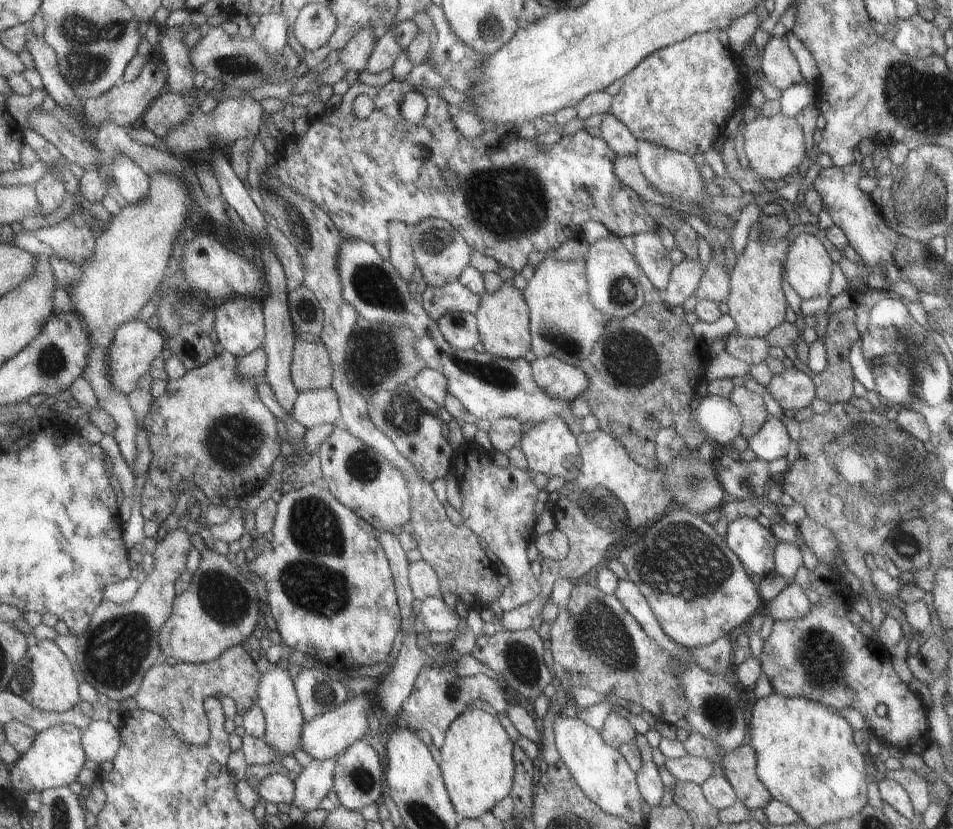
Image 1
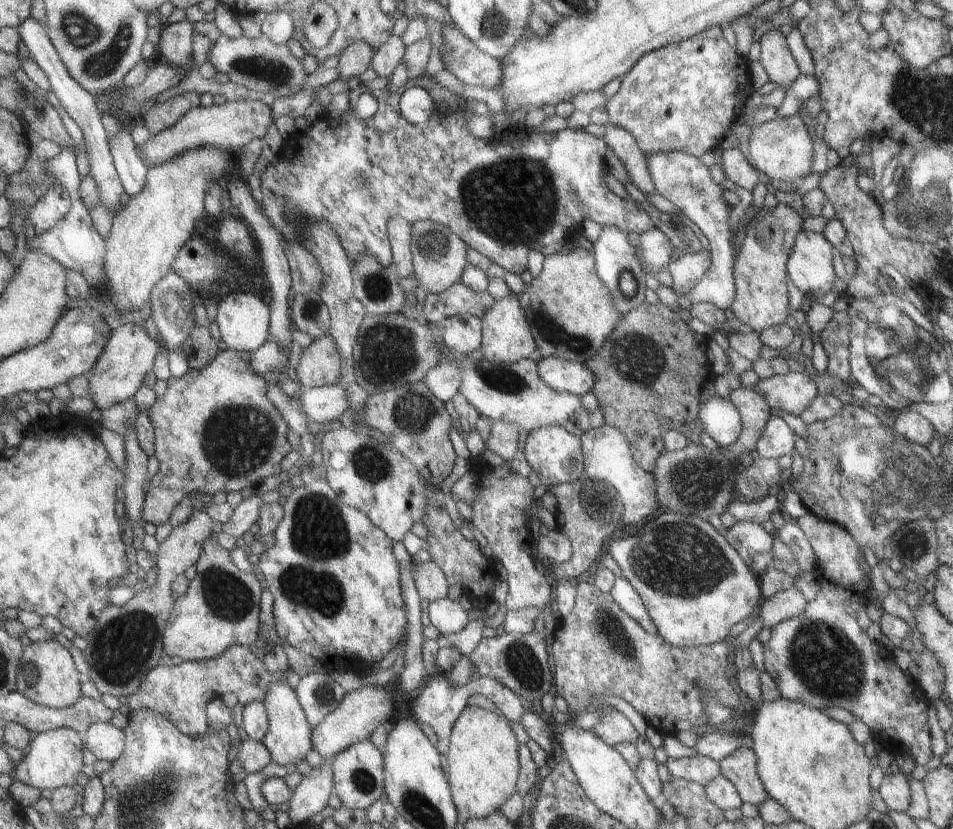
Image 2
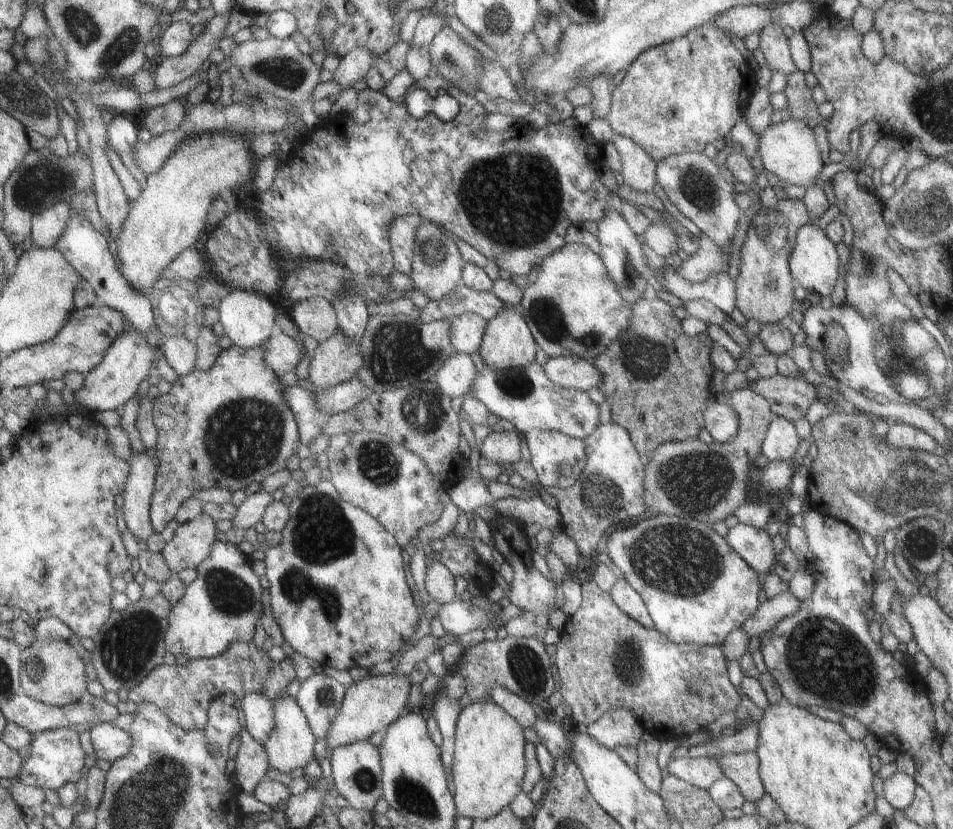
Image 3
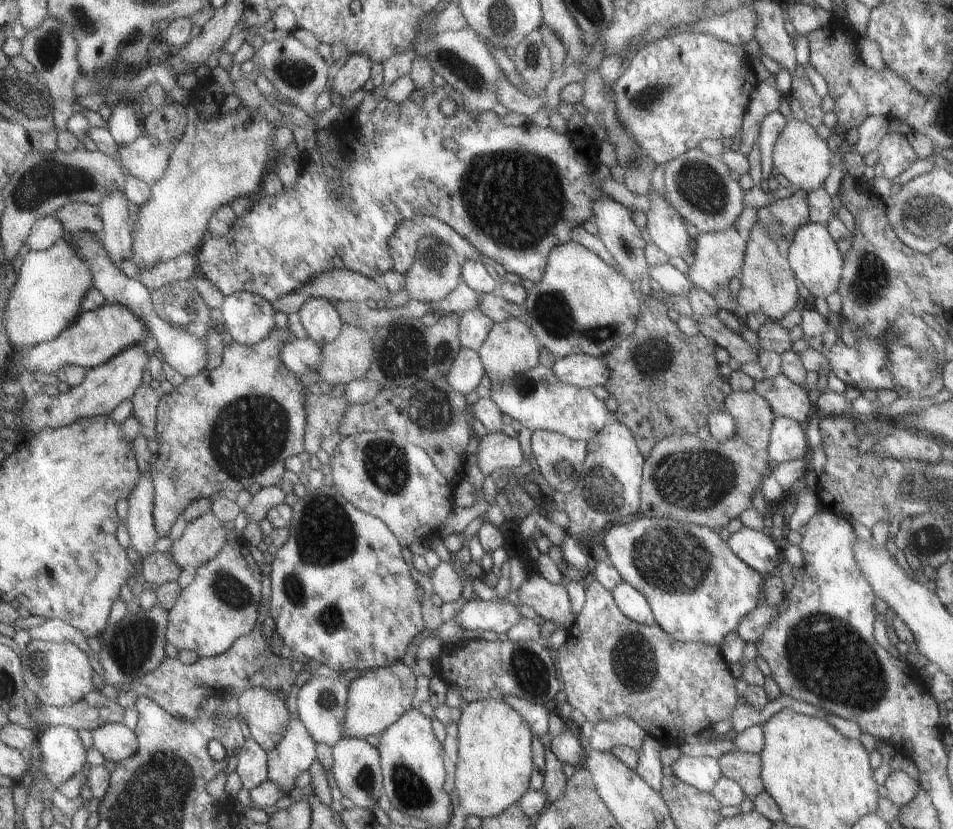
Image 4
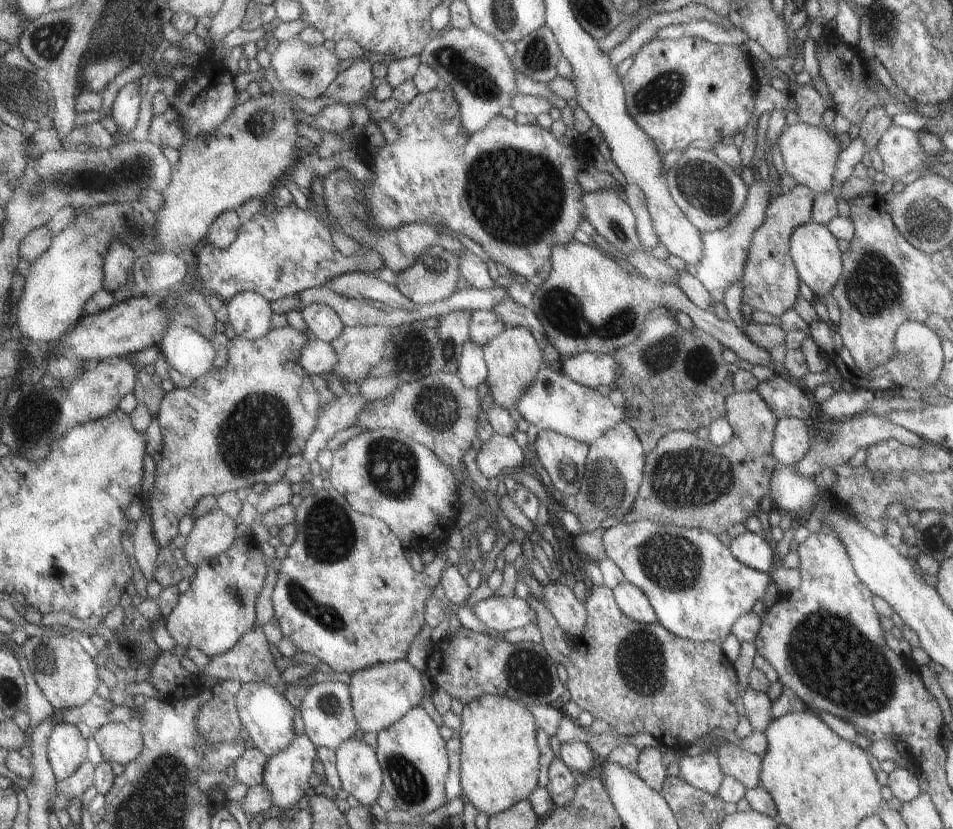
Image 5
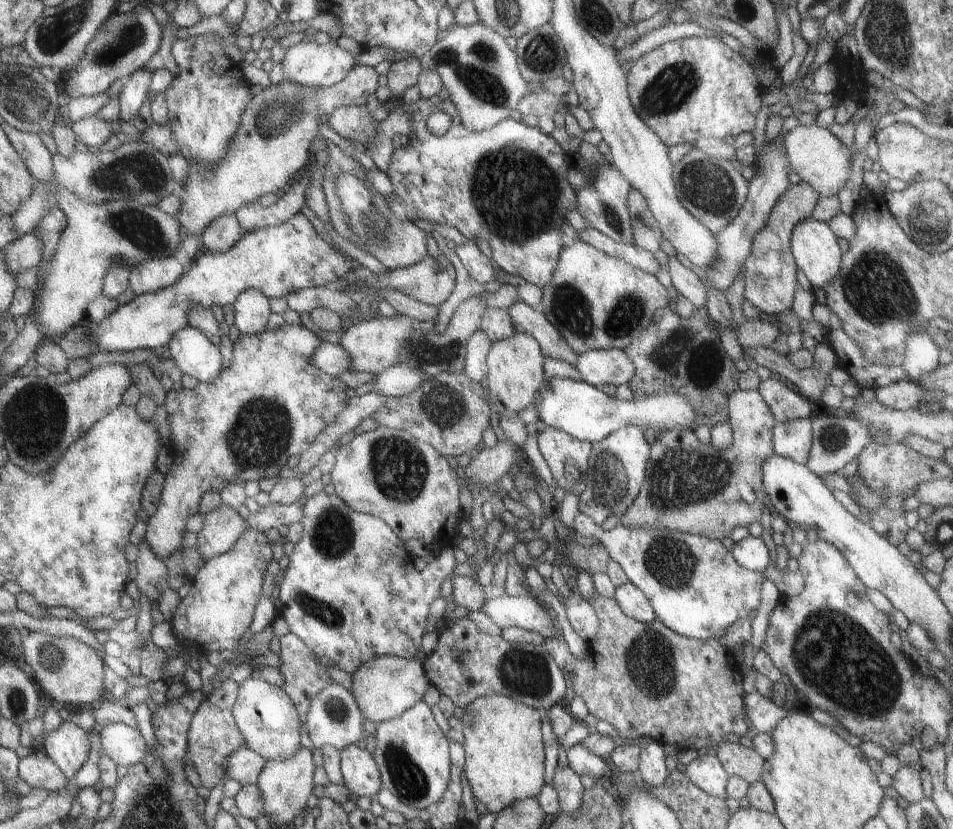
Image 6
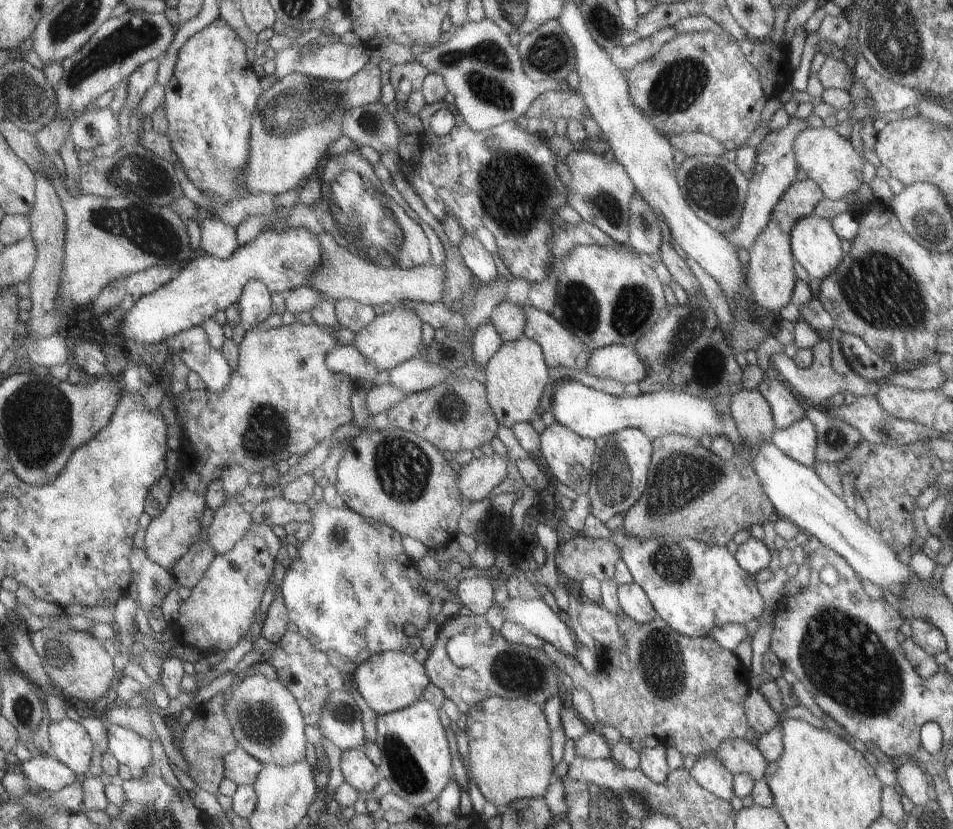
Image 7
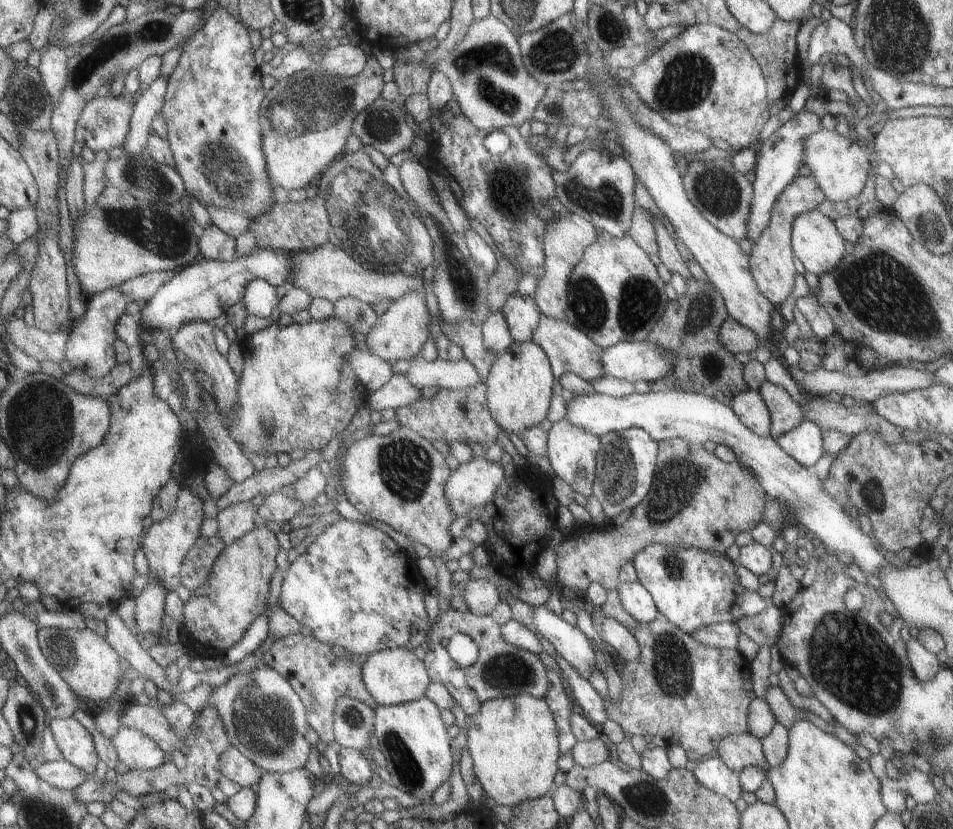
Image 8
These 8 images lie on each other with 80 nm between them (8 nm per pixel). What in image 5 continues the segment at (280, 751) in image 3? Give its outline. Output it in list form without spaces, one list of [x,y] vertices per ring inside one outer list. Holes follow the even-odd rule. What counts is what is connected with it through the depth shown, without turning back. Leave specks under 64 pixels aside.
[[[305,732],[296,736],[294,742],[285,751],[268,757],[263,784],[268,787],[273,804],[279,808],[280,812],[291,813],[294,809],[306,804],[307,790],[311,788],[309,780],[311,780],[311,776],[315,772],[313,770],[315,758],[318,758],[318,748],[311,742]]]

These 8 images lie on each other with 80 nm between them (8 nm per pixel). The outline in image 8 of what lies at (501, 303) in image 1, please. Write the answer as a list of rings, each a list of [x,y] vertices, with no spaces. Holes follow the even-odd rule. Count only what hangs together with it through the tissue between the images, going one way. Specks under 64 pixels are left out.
[[[513,341],[511,346],[498,354],[486,380],[488,407],[502,430],[518,435],[526,428],[541,422],[549,408],[549,398],[555,378],[551,376],[548,357],[533,341]]]

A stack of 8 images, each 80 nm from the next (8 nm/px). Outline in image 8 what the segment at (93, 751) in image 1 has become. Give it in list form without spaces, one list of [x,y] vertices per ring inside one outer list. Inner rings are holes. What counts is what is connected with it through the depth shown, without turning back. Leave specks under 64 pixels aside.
[[[123,726],[112,738],[120,762],[129,769],[157,769],[170,762],[170,755],[157,746],[149,736]]]

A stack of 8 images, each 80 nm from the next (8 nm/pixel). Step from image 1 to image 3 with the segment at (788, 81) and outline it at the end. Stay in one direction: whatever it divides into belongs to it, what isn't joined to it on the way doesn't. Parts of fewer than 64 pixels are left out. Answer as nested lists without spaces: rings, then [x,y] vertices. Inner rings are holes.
[[[767,23],[763,28],[758,29],[758,47],[762,50],[763,60],[765,60],[766,67],[769,70],[779,70],[779,73],[773,73],[780,75],[781,72],[786,76],[791,74],[796,69],[793,64],[789,49],[788,49],[788,38],[783,35],[782,26],[775,23]]]

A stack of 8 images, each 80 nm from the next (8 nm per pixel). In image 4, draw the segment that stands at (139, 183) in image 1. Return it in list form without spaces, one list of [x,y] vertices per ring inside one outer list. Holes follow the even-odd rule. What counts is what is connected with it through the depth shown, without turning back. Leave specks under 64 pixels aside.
[[[121,99],[113,108],[111,115],[108,116],[109,132],[118,142],[119,146],[129,144],[142,135],[139,130],[138,107],[131,102],[131,105]]]

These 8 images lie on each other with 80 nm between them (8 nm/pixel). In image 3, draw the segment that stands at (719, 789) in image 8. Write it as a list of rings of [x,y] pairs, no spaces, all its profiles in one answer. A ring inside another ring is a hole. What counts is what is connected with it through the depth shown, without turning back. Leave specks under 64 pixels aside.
[[[671,756],[666,765],[671,776],[700,789],[707,790],[716,780],[722,777],[718,762],[710,756],[700,758]]]

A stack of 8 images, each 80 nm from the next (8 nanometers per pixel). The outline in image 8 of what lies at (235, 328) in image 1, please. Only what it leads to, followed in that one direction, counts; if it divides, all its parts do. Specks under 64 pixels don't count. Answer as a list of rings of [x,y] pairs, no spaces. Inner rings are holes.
[[[251,280],[251,283],[247,284],[242,301],[249,316],[269,318],[280,302],[277,290],[277,286],[269,284],[265,280]]]

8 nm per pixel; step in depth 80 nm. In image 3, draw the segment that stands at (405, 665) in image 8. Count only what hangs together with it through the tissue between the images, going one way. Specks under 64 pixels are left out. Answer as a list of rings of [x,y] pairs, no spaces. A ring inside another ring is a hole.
[[[397,670],[395,673],[367,675],[348,688],[346,698],[342,702],[338,718],[331,725],[329,734],[323,739],[332,752],[338,746],[364,741],[375,732],[390,727],[396,720],[409,712],[409,694],[412,680]]]

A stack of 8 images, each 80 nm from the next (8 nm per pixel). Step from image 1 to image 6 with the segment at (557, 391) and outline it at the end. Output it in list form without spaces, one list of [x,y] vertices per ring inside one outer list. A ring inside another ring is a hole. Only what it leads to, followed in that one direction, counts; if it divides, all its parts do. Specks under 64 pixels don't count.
[[[622,349],[583,351],[571,366],[581,375],[584,383],[594,387],[602,384],[617,387],[629,382],[634,373],[633,363],[626,358]]]

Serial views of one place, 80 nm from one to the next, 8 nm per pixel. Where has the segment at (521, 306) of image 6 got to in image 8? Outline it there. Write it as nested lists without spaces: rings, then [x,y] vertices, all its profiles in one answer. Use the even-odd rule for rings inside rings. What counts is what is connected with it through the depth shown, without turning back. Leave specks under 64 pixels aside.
[[[542,314],[530,340],[546,353],[550,359],[551,368],[555,371],[555,376],[563,374],[563,372],[571,372],[571,374],[575,374],[575,376],[590,383],[592,380],[605,375],[600,363],[600,356],[604,349],[592,343],[584,335],[584,332],[564,320],[552,319]]]

